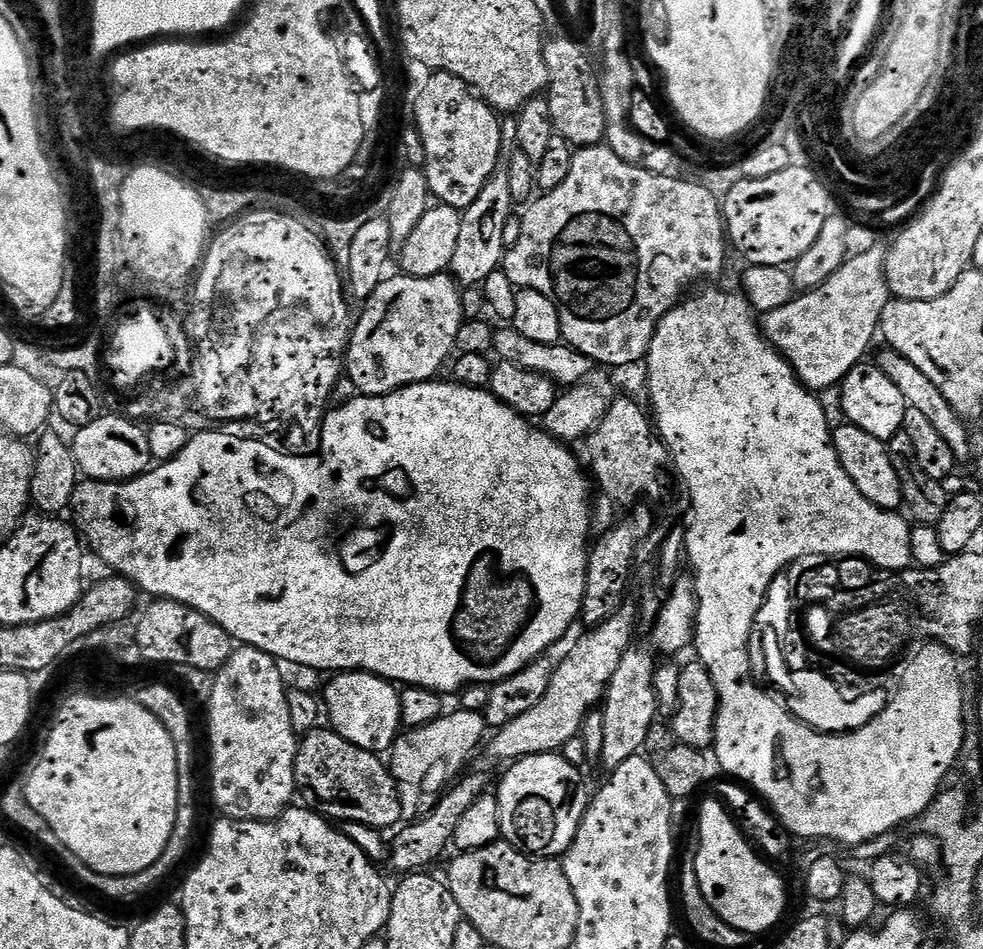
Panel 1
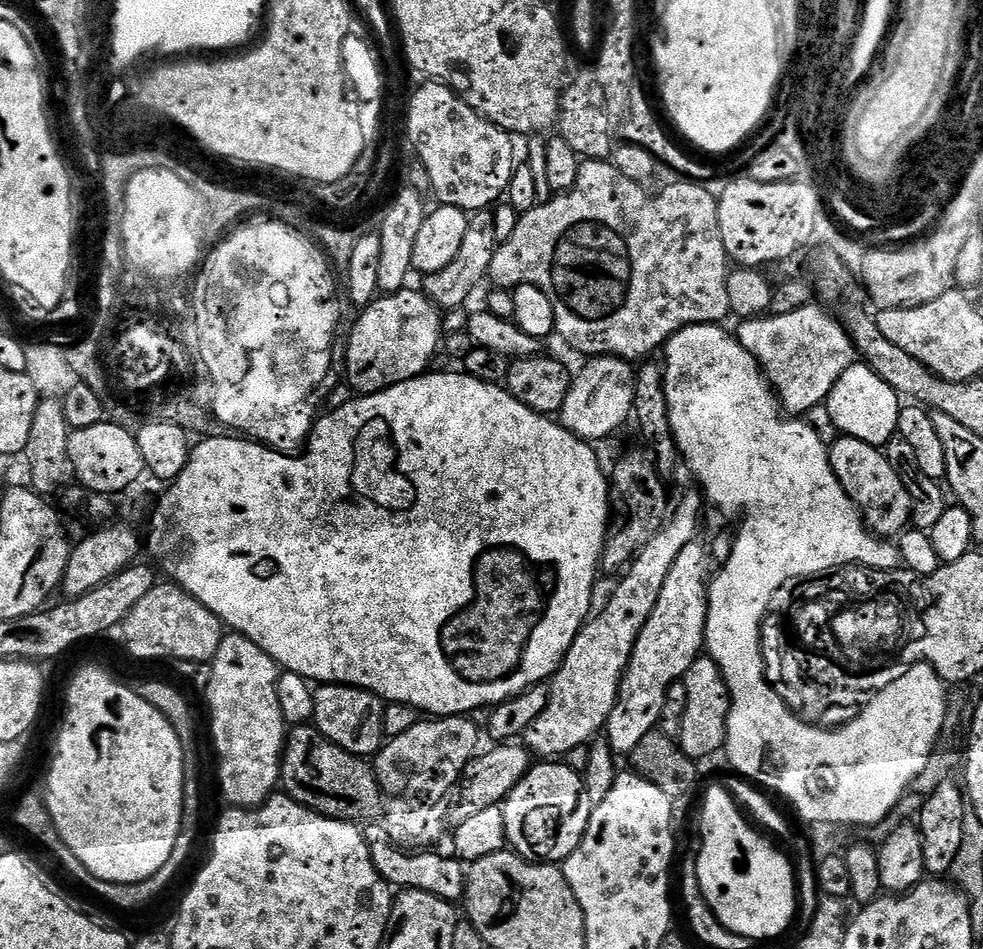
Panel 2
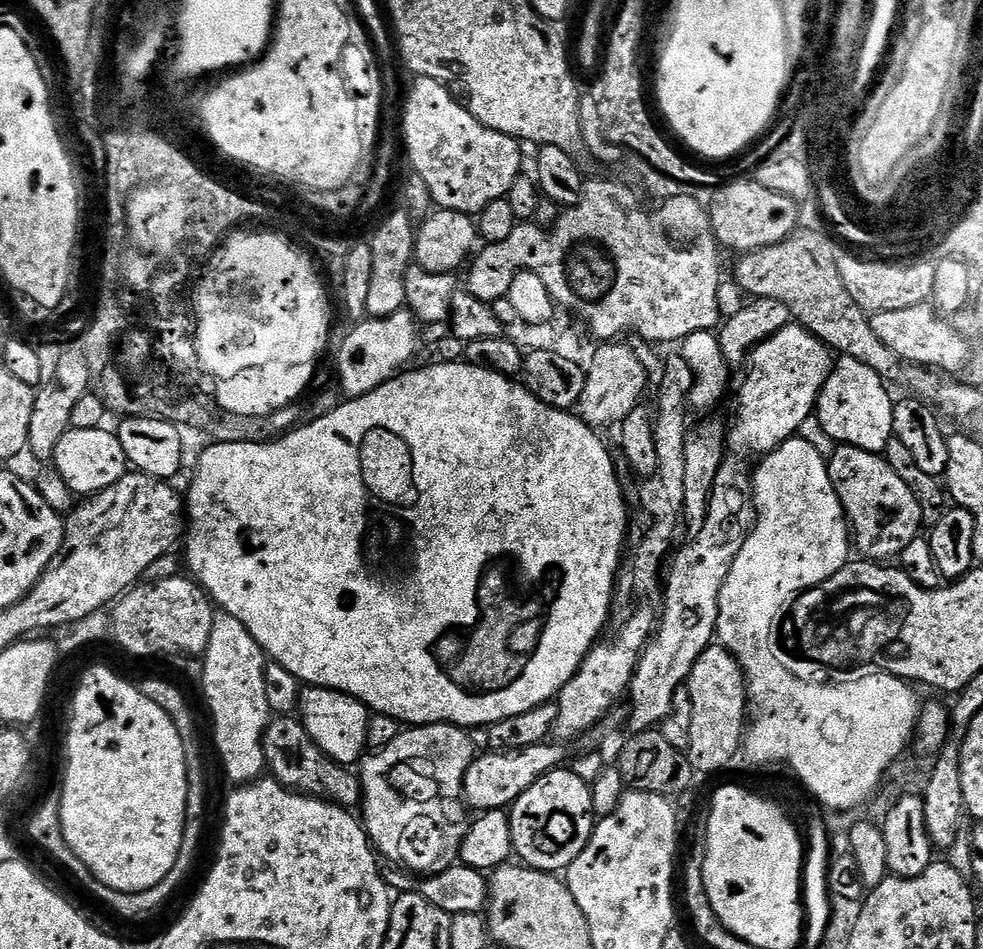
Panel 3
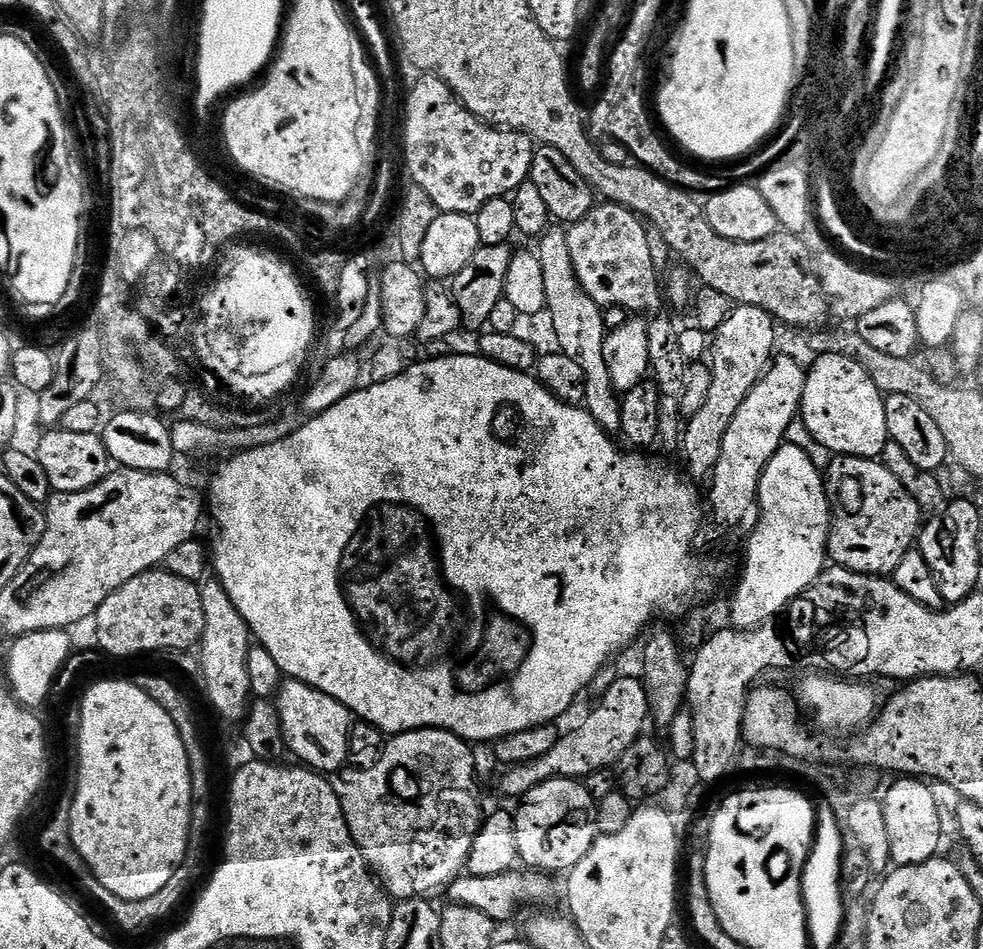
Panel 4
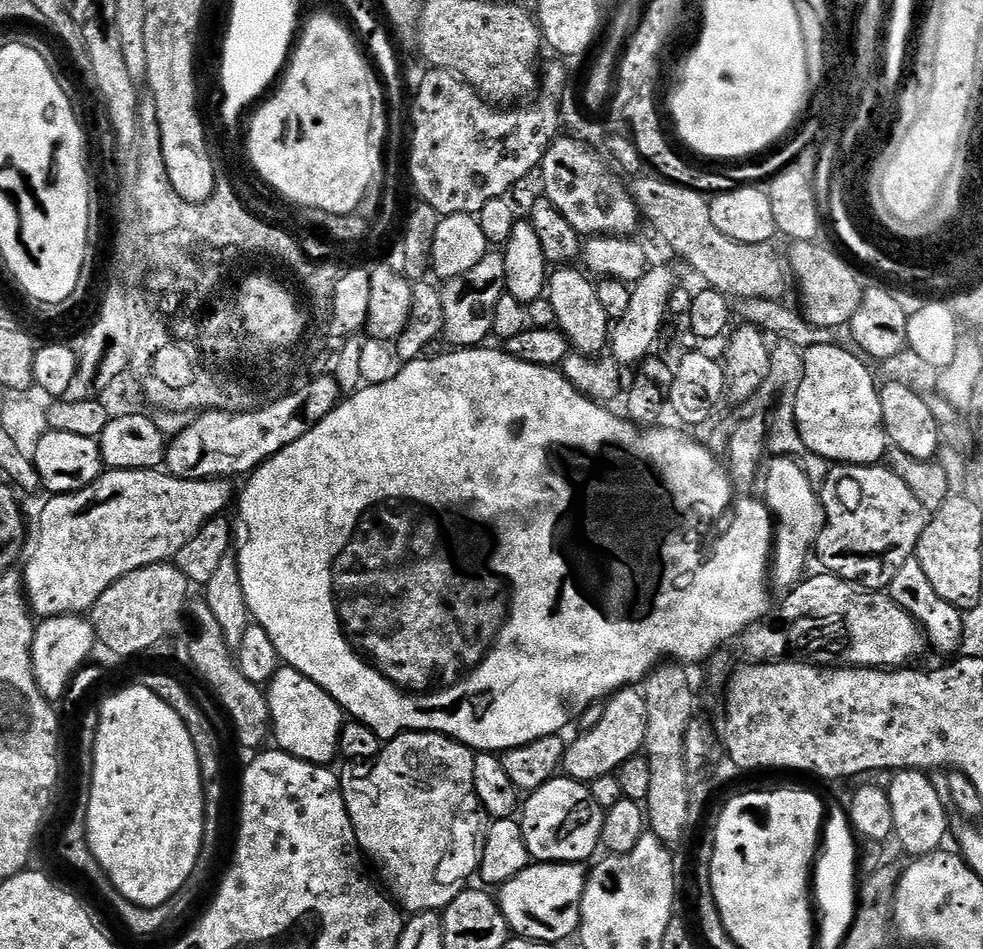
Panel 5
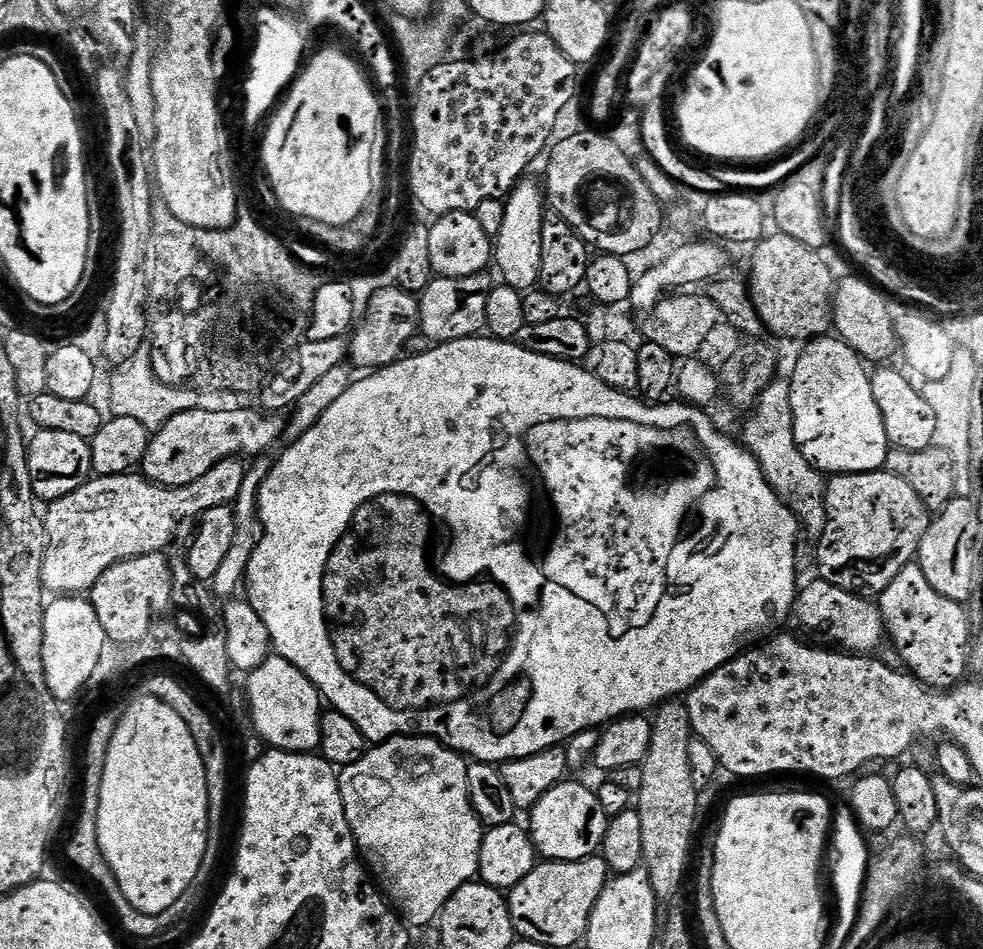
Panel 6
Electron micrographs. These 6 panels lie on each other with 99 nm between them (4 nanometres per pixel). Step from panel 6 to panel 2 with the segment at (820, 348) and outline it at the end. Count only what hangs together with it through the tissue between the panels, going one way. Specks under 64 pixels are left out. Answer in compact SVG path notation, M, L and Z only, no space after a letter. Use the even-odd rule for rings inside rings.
M863 362L851 364L842 374L842 378L834 382L834 390L830 390L826 403L839 435L858 438L858 442L877 446L887 445L897 435L902 397Z

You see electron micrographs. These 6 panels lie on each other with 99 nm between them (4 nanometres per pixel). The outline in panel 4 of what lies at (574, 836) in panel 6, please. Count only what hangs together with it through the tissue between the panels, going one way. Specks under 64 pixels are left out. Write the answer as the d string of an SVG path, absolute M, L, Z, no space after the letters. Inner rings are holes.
M561 778L534 786L519 801L520 809L514 812L520 860L528 863L525 865L529 869L545 874L564 874L582 862L598 835L597 803L597 797L578 780Z

